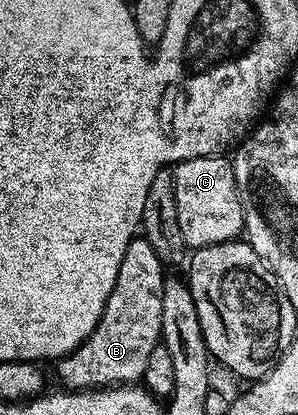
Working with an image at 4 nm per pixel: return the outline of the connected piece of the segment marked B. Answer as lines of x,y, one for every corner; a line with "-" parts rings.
137,236
126,248
106,308
90,336
79,348
55,363
61,387
72,392
103,388
113,384
136,384
146,372
150,352
161,345
162,288
166,267
150,244

